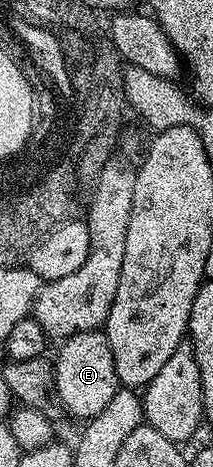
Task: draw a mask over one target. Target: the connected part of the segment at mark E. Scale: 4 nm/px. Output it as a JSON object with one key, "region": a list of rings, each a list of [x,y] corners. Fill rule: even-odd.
{"region":[[[88,329],[64,338],[60,345],[61,350],[53,361],[56,400],[73,417],[88,419],[99,415],[99,411],[111,403],[111,395],[115,395],[119,388],[115,359],[111,355],[107,335],[101,329]]]}

